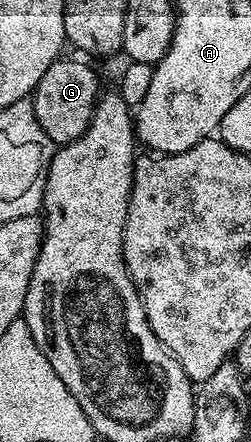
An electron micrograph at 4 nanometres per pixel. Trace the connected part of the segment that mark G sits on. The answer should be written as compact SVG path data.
M62 57L53 62L47 73L43 73L39 85L33 90L31 102L39 125L43 125L54 144L64 145L78 139L89 127L98 98L96 73L77 59Z

